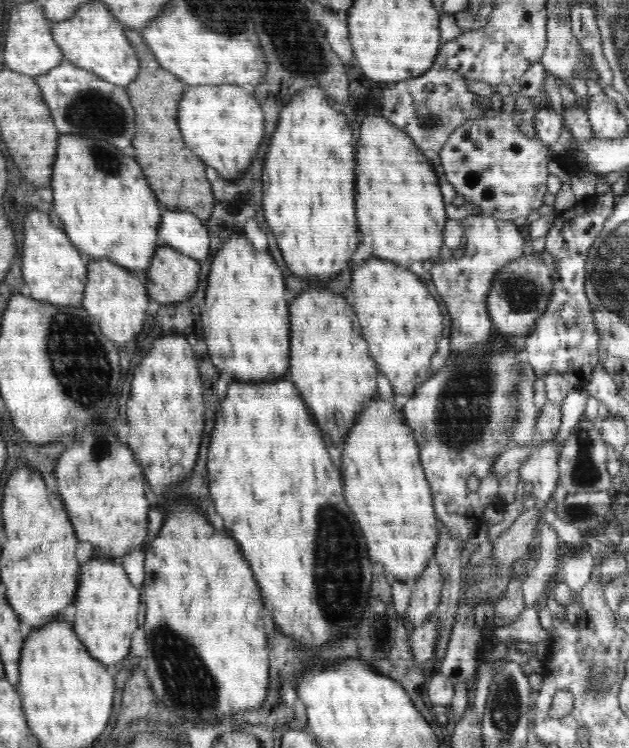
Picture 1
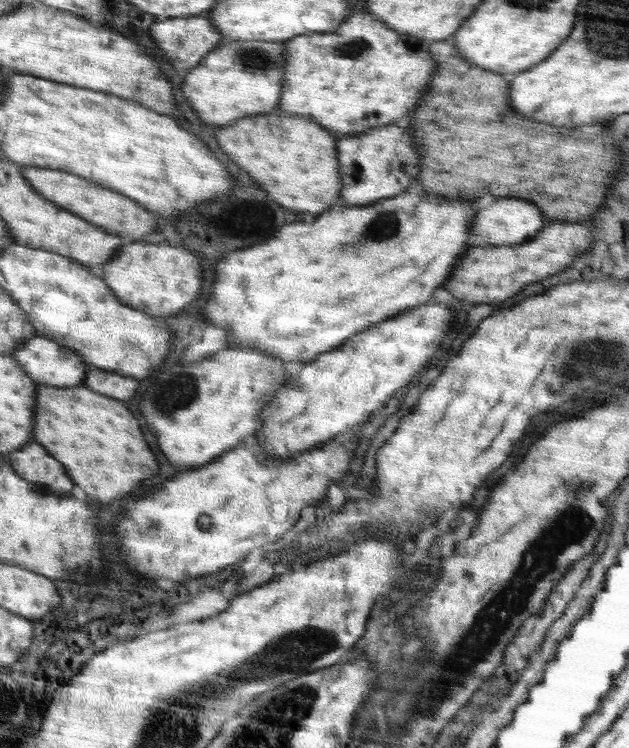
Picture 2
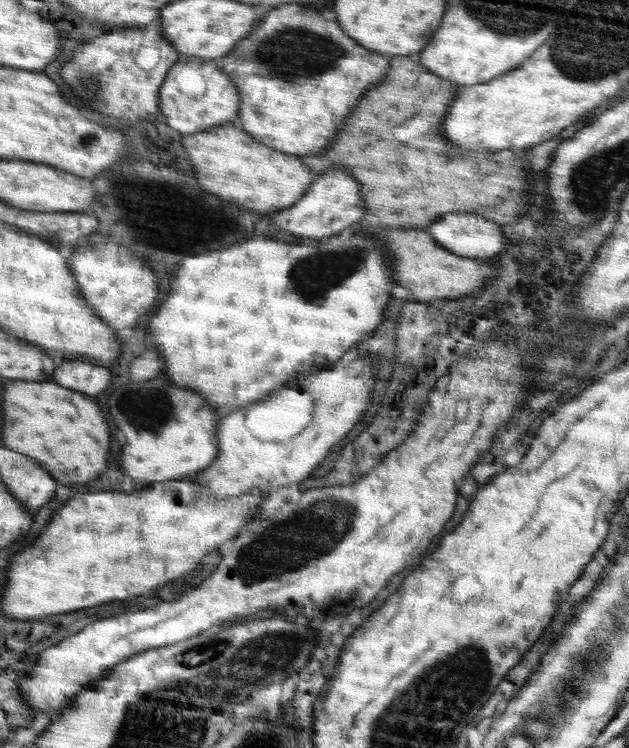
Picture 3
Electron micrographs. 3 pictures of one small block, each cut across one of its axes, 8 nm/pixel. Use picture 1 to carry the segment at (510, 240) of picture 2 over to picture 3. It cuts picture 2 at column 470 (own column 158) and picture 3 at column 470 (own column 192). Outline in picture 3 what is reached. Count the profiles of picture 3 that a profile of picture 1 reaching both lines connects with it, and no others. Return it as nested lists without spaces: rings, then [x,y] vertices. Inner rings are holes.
[[[443,214],[427,230],[437,244],[458,256],[486,259],[497,255],[505,247],[506,237],[502,225],[479,214]]]

